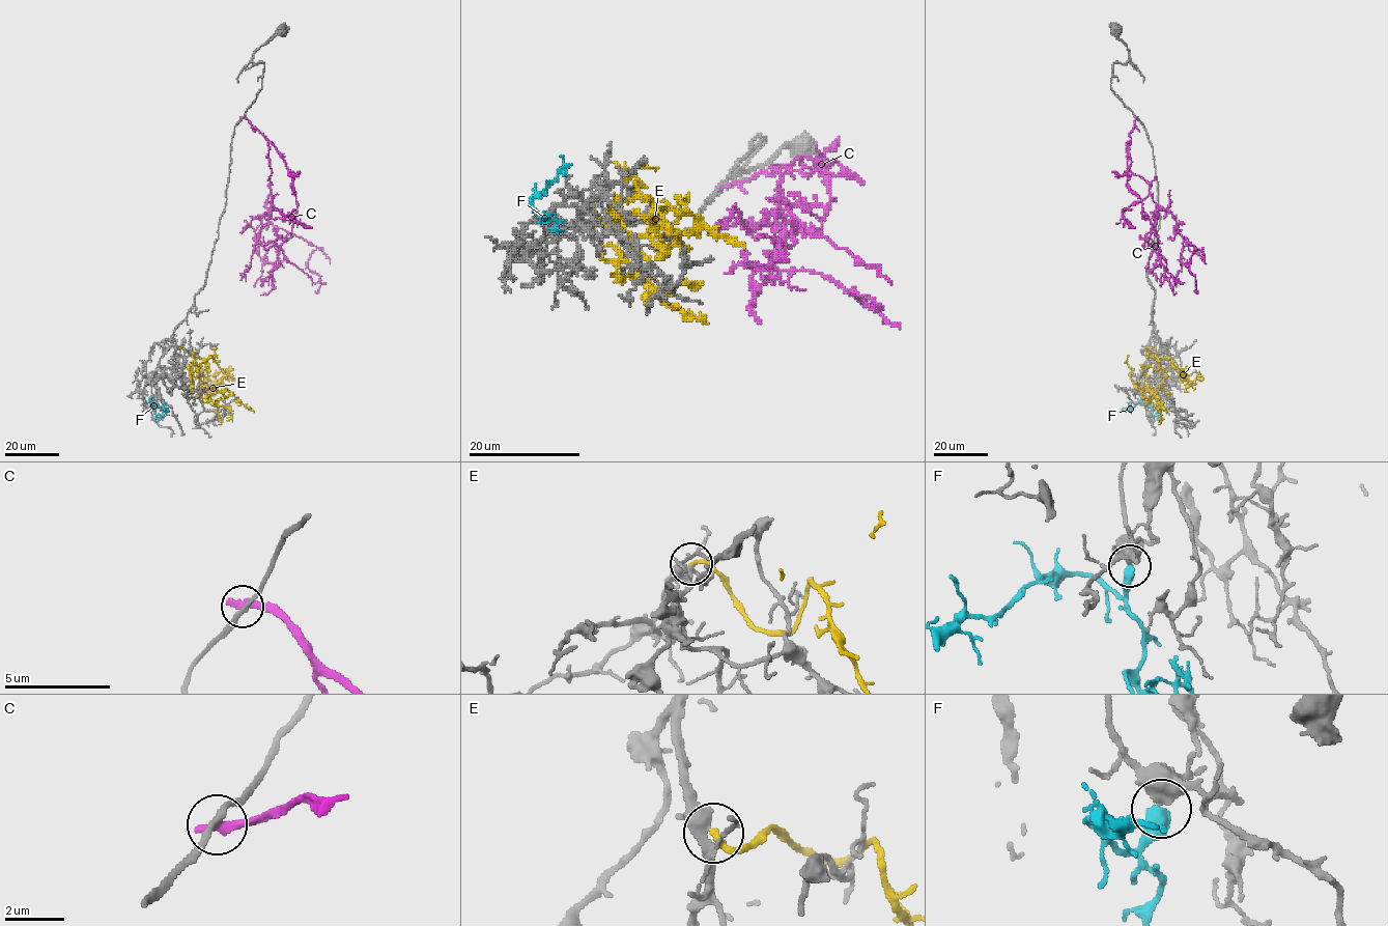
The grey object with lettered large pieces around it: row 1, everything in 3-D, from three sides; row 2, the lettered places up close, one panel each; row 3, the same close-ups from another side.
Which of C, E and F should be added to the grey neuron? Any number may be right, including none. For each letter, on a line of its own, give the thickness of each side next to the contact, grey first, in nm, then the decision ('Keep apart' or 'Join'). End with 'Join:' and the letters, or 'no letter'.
C: Thickness 220 nm (grey) against 400 nm. Keep apart
E: Thickness 360 nm (grey) against 190 nm. Keep apart
F: Thickness 400 nm (grey) against 500 nm. Join
Join: F

